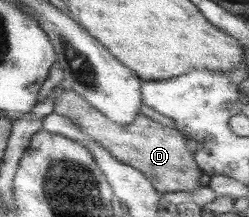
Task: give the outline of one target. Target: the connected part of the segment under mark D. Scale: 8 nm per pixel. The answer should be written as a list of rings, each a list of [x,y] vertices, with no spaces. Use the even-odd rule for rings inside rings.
[[[55,86],[52,92],[55,93],[52,112],[68,118],[121,164],[141,171],[160,195],[192,191],[201,186],[198,179],[203,173],[193,159],[187,139],[176,128],[160,125],[140,113],[128,125],[116,125],[69,88]]]

